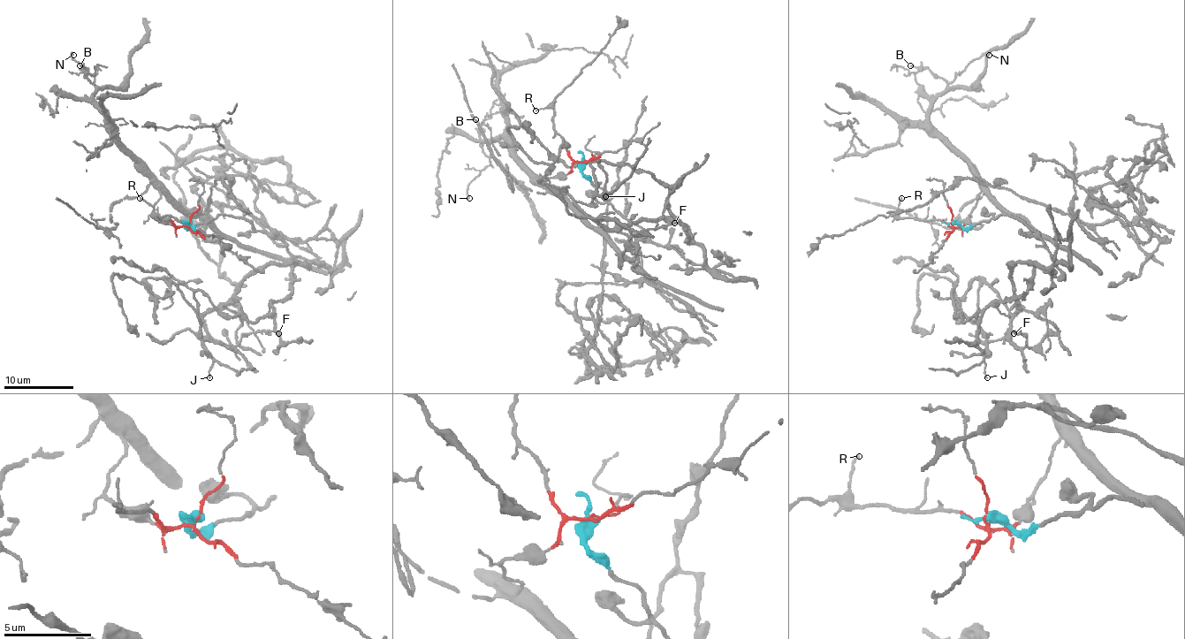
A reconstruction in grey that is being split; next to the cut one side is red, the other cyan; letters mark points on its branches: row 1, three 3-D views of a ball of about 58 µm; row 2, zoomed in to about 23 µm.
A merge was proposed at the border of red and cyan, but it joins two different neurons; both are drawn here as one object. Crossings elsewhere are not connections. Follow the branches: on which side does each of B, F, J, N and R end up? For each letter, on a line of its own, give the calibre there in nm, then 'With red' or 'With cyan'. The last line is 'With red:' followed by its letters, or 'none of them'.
B: Thickness 130 nm. With red
F: Thickness 240 nm. With cyan
J: Thickness 140 nm. With cyan
N: Thickness 160 nm. With red
R: Thickness 120 nm. With red
With red: B, N, R

